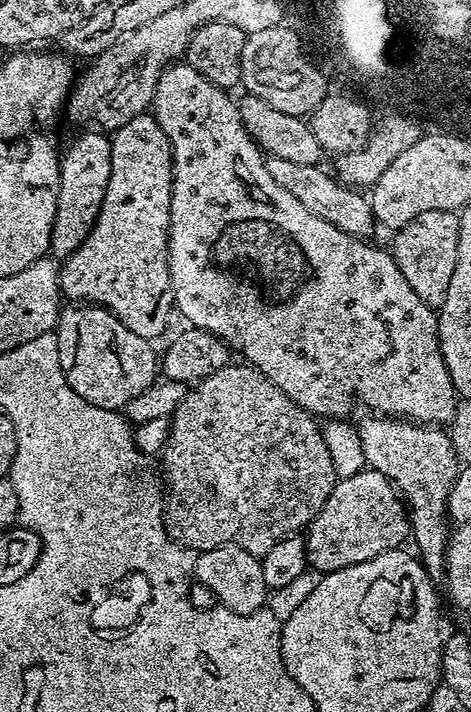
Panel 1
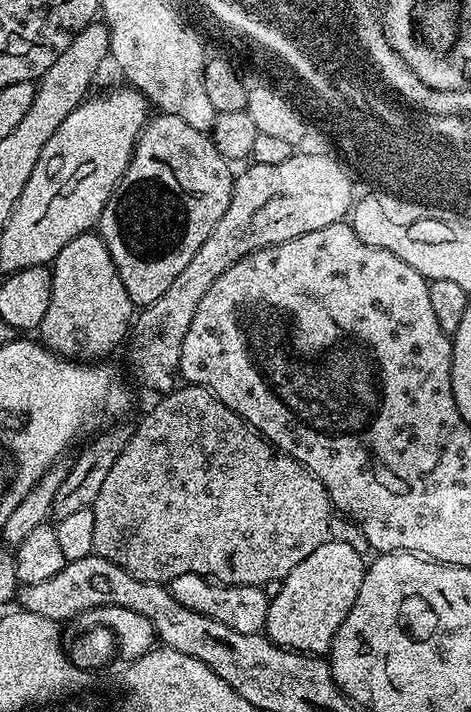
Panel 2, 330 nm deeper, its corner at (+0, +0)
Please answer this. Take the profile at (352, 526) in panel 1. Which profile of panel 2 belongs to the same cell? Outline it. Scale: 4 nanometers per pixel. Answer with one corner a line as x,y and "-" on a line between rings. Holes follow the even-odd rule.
331,538
325,540
314,554
310,554
284,580
279,581
278,587
271,593
268,602
268,617
264,623
264,632
279,648
288,648
291,652
303,652
310,656
323,657
334,642
334,634
342,622
346,622
346,614
354,606
358,598
358,590
362,590
362,578
366,567
365,557
351,546

